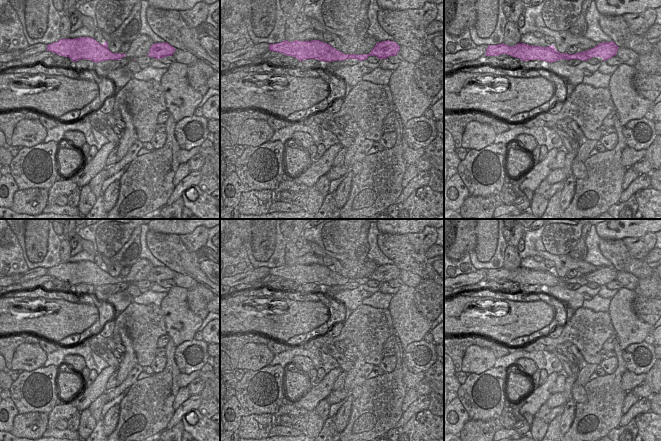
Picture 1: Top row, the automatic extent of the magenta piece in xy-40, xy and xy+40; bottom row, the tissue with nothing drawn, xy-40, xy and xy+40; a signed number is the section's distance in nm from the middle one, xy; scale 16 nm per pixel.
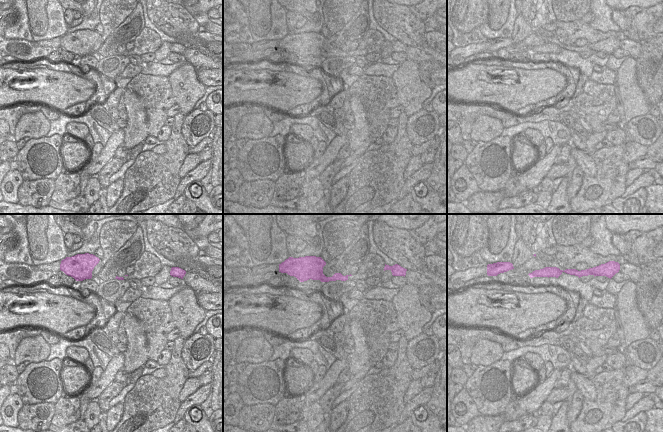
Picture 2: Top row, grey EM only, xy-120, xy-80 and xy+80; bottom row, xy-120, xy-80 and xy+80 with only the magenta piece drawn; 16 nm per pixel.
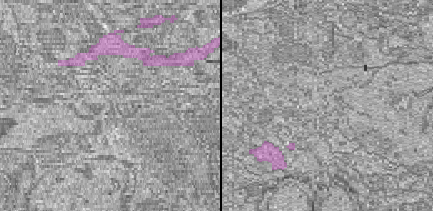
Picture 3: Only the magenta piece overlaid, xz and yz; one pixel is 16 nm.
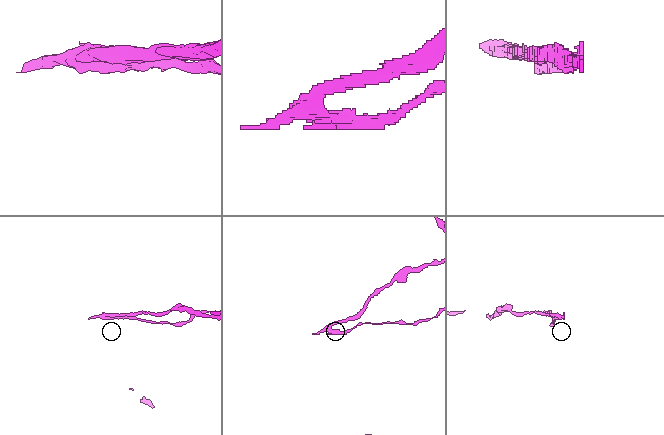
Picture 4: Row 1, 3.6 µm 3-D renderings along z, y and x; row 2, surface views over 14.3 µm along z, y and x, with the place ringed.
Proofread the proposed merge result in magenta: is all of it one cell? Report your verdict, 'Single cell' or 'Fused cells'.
Fused cells.

